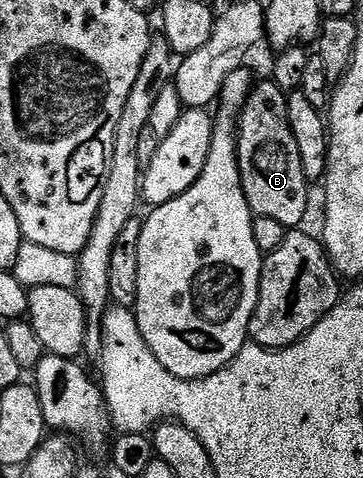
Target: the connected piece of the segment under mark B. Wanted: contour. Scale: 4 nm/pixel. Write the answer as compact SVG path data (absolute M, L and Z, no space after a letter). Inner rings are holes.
M272 80L258 81L247 96L245 107L241 109L237 120L237 163L247 204L256 217L268 216L287 228L302 225L301 221L309 210L311 183L303 172L303 160L299 160L299 147L295 145L295 136L291 136L291 124L287 120L286 91L279 89Z

